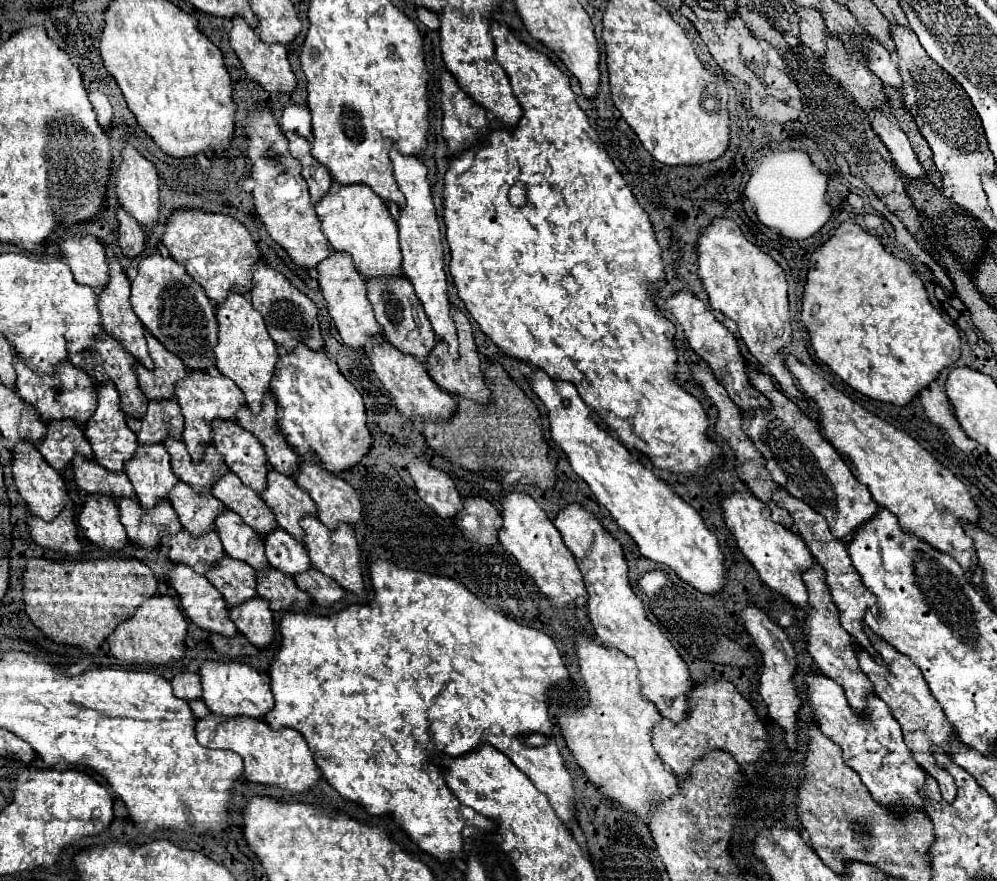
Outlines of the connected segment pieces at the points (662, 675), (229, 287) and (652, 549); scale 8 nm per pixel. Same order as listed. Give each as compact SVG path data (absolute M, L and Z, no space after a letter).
M580 505L562 507L554 525L582 571L588 591L588 617L596 635L602 639L602 645L620 649L624 655L636 661L636 667L640 671L640 693L646 701L656 705L660 715L664 715L672 723L684 721L688 717L688 697L694 689L694 681L690 677L688 665L682 661L672 643L654 623L646 619L644 605L630 587L628 565L620 543L600 525L598 519L594 519Z
M196 209L174 211L166 223L162 243L168 247L170 257L186 267L186 273L202 285L208 299L220 305L230 293L248 295L252 289L252 265L258 263L260 251L252 241L248 229L228 215L212 215Z
M534 371L530 385L548 409L554 443L562 447L572 469L588 483L594 497L610 511L618 527L634 539L642 557L670 567L684 583L704 595L720 593L728 579L724 555L716 535L706 529L698 511L684 503L672 485L662 483L650 469L632 461L630 451L590 419L590 409L578 397L572 383L554 381L544 371Z

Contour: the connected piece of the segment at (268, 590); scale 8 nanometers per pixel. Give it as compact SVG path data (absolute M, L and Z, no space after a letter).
M274 567L264 569L262 573L258 573L258 597L266 599L270 603L272 611L306 611L308 605L310 605L308 593L300 591L292 577L286 577L284 573L280 573Z

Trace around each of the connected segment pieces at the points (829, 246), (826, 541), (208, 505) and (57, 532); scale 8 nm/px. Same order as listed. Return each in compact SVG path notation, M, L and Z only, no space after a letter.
M844 223L836 233L812 253L808 281L802 299L802 321L810 333L812 347L822 363L826 363L854 391L882 403L904 407L920 391L938 379L940 371L960 357L960 333L946 323L930 305L928 293L904 261L884 251L878 237L866 233L854 223Z
M778 489L778 491L774 493L774 503L776 503L778 507L784 507L784 509L792 515L796 531L800 533L800 537L804 539L804 543L806 543L808 549L812 551L812 555L814 555L814 559L818 561L818 565L826 571L826 583L828 583L830 593L832 593L832 599L834 599L834 603L836 603L836 607L838 607L838 611L840 611L840 623L842 623L842 627L850 633L850 637L852 637L862 649L866 649L866 651L870 649L870 655L872 655L878 663L882 663L882 659L880 659L878 653L874 651L874 647L872 647L868 635L864 633L864 625L862 625L866 611L872 611L872 615L878 617L878 605L876 605L876 601L874 601L874 595L862 585L862 579L858 577L858 571L854 569L852 559L848 557L846 547L844 547L840 541L836 541L836 537L832 537L832 533L830 533L830 529L828 529L828 525L826 525L826 519L818 517L818 513L816 513L810 505L806 505L806 503L800 501L800 499L794 499L788 491Z
M182 481L174 485L170 493L170 503L184 529L188 533L196 533L196 537L208 533L208 529L216 529L216 517L226 511L222 501L218 501L214 495L198 495L190 485Z
M62 511L52 523L46 523L40 517L30 515L28 517L30 537L34 539L36 545L44 549L64 553L66 557L78 557L82 555L82 545L78 543L76 525L72 517L74 517L72 511Z

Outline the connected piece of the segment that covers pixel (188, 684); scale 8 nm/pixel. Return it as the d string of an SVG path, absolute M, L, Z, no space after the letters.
M196 673L176 675L172 679L172 689L178 699L184 699L184 701L202 699L202 685L200 685L200 677Z

